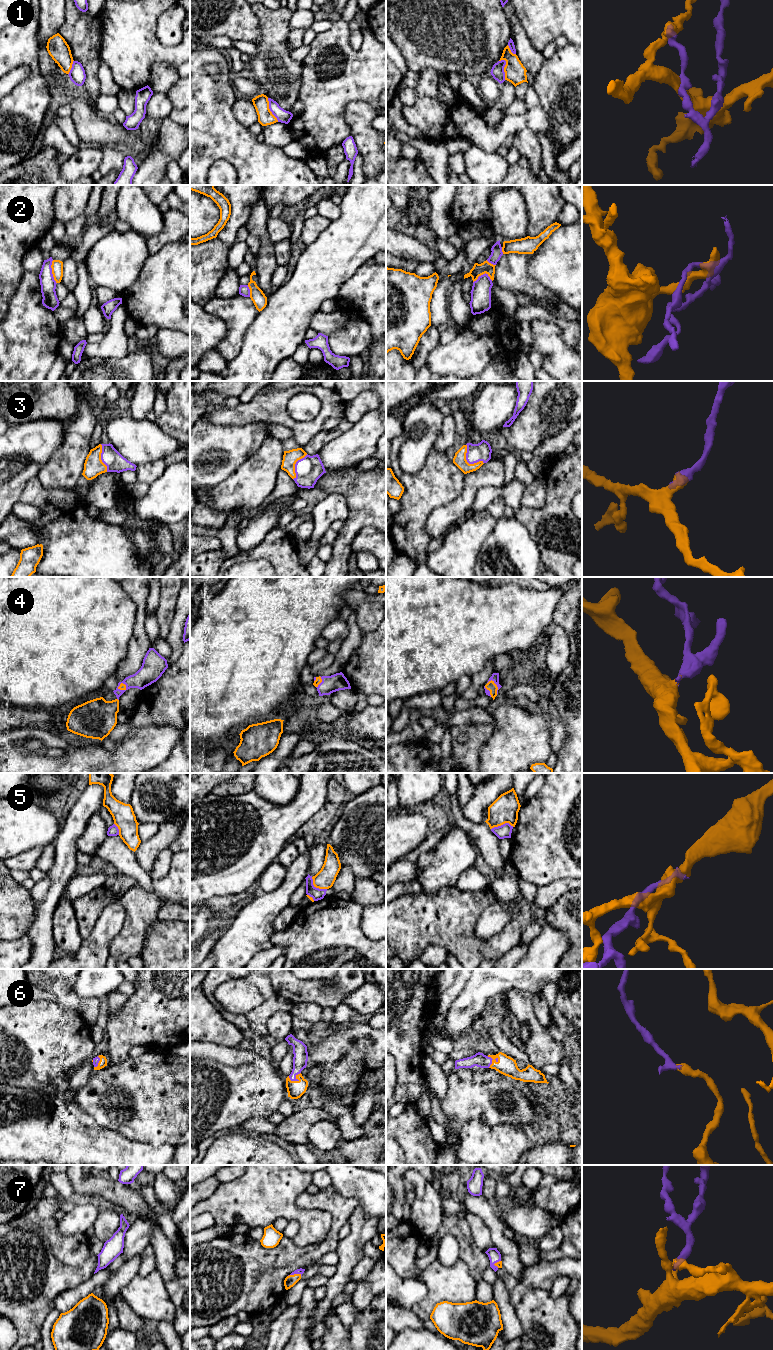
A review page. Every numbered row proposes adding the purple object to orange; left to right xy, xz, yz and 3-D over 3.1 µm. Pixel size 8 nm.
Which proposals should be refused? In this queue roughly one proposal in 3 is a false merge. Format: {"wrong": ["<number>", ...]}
{"wrong": ["1", "2", "5"]}

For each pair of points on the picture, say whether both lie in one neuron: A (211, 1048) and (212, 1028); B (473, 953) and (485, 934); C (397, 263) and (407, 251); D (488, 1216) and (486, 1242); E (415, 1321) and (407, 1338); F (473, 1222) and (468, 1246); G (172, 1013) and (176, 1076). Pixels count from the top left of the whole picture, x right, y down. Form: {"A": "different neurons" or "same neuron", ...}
{"A": "different neurons", "B": "different neurons", "C": "different neurons", "D": "different neurons", "E": "different neurons", "F": "different neurons", "G": "different neurons"}

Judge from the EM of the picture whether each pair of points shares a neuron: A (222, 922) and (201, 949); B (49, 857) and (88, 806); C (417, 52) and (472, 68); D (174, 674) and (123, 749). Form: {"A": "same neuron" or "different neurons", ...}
{"A": "same neuron", "B": "different neurons", "C": "same neuron", "D": "different neurons"}

